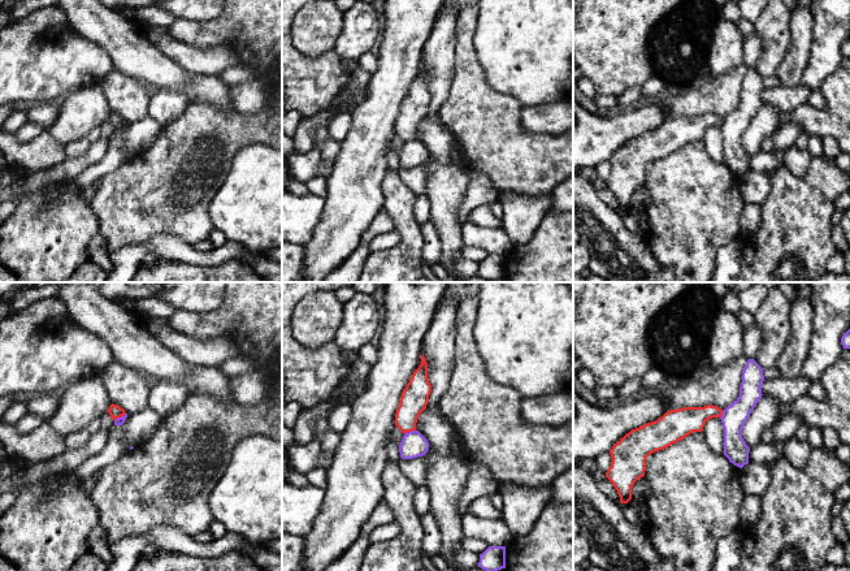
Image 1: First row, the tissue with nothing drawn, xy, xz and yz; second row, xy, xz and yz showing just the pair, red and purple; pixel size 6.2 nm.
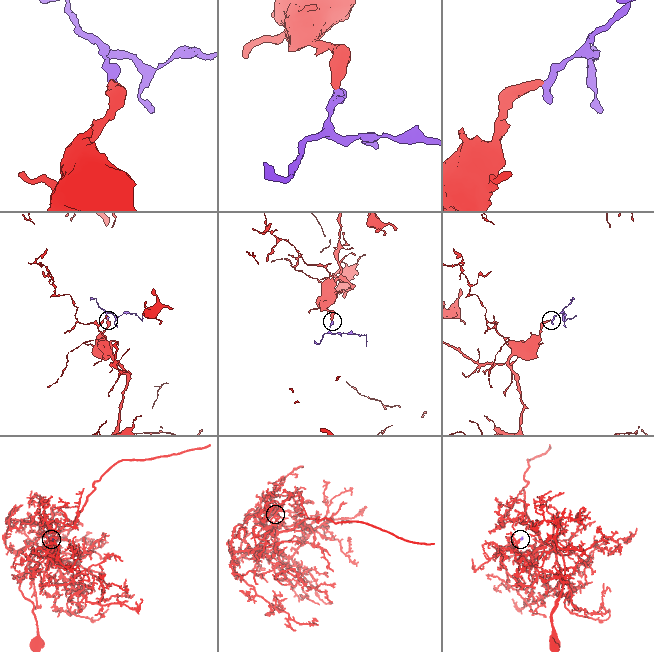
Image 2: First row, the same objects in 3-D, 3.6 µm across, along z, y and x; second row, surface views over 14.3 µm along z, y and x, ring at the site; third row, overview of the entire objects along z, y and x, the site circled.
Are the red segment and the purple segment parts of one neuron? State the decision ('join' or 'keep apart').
keep apart

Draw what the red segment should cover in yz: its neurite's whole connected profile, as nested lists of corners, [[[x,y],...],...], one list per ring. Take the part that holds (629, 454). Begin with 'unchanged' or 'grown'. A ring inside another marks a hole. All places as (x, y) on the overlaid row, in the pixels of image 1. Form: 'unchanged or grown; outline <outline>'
unchanged; outline [[[717,406],[684,407],[671,410],[655,421],[632,429],[610,450],[612,463],[606,477],[619,493],[620,502],[632,499],[634,483],[645,476],[646,458],[693,432],[702,432],[707,420],[721,418]]]

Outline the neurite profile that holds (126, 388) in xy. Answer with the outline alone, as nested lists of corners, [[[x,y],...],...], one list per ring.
[[[113,362],[100,375],[113,405],[126,414],[135,414],[149,407],[149,389],[152,382],[142,373]]]

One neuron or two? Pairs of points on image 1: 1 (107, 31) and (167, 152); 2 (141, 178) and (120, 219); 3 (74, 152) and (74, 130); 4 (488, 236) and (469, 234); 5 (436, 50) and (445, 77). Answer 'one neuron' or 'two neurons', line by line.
1: two neurons
2: one neuron
3: two neurons
4: one neuron
5: one neuron

